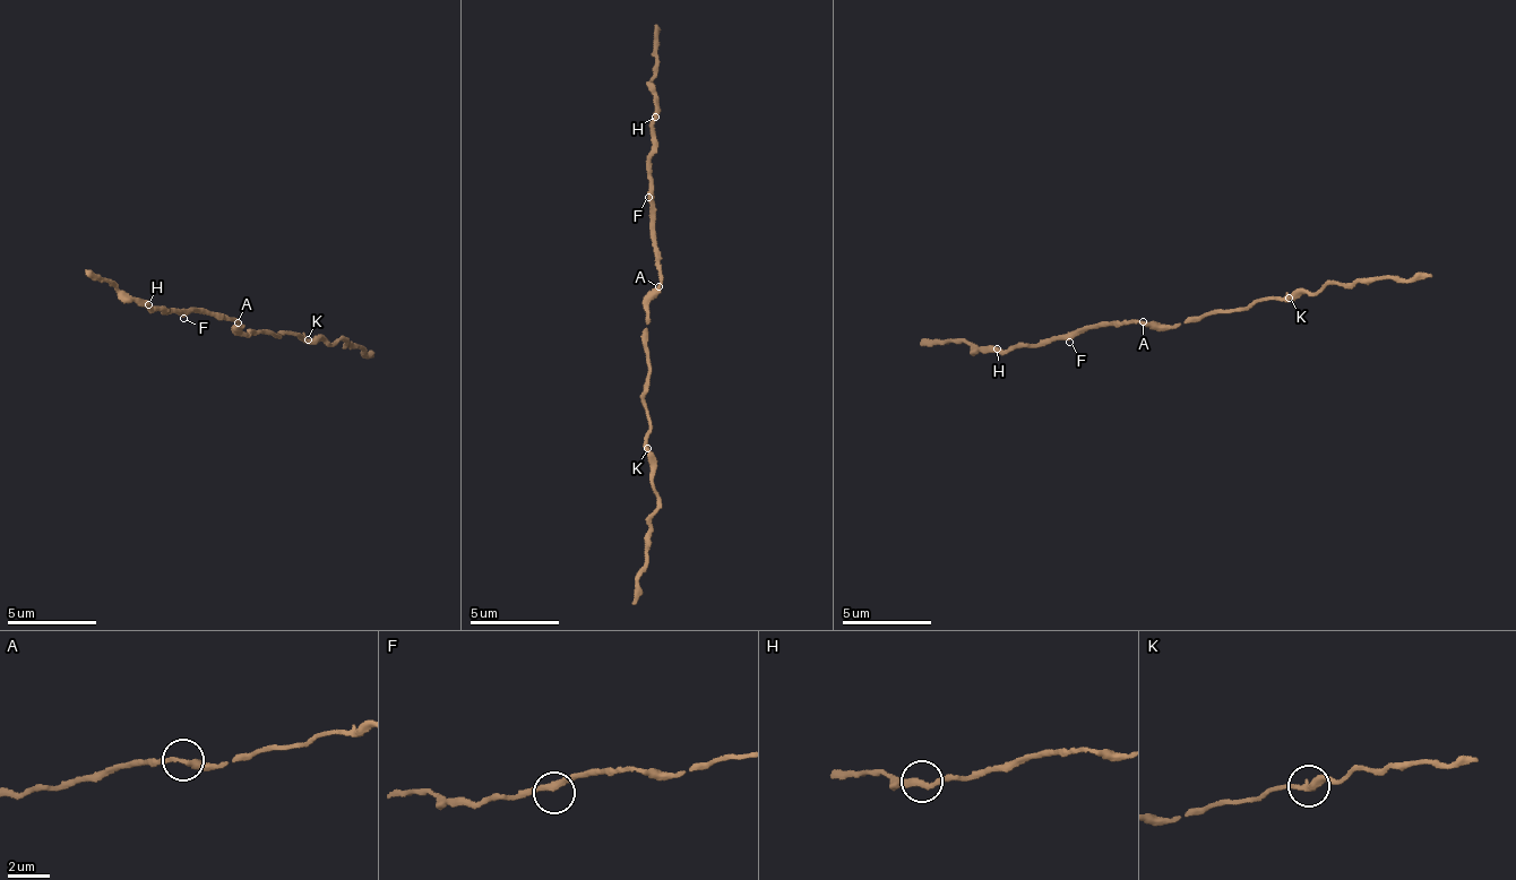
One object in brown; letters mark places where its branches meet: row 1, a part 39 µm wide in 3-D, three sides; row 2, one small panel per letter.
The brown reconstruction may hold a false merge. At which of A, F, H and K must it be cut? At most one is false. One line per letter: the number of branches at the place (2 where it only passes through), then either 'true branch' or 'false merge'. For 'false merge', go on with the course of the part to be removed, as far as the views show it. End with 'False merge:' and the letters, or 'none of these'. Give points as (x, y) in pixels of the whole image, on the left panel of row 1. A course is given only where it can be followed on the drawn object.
A: branches 2; true branch
F: branches 2; true branch
H: branches 2; true branch
K: branches 2; true branch
False merge: none of these

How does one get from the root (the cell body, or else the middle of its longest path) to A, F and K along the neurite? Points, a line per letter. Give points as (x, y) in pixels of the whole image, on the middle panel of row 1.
A: (646, 308), (646, 294), (656, 285)
F: (646, 308), (646, 294), (663, 281), (663, 259), (655, 242), (655, 212), (648, 197)
K: (646, 308), (648, 447)

